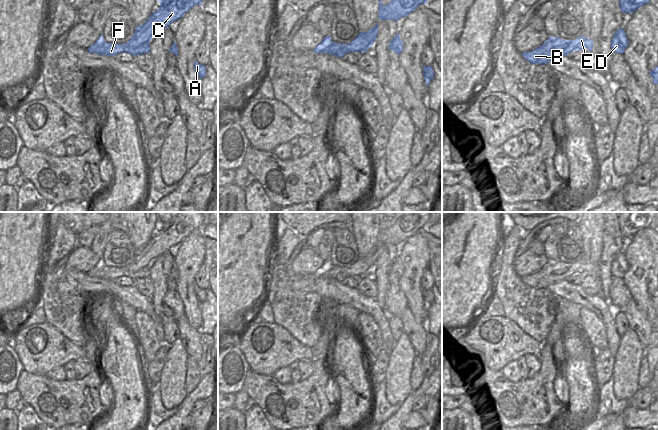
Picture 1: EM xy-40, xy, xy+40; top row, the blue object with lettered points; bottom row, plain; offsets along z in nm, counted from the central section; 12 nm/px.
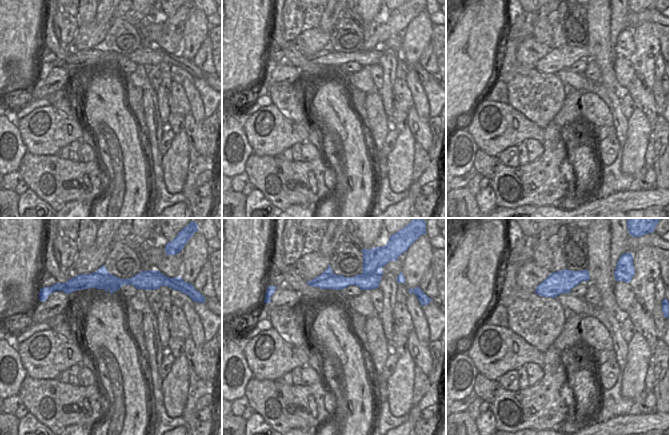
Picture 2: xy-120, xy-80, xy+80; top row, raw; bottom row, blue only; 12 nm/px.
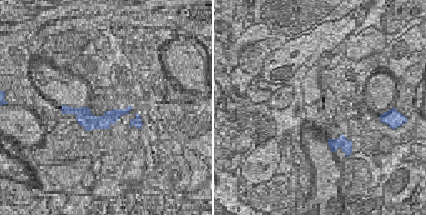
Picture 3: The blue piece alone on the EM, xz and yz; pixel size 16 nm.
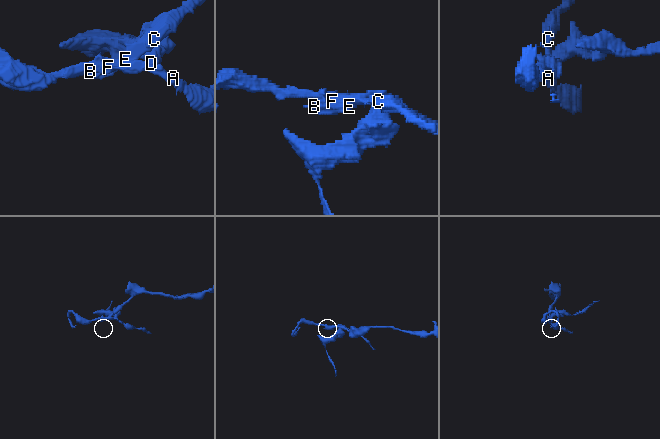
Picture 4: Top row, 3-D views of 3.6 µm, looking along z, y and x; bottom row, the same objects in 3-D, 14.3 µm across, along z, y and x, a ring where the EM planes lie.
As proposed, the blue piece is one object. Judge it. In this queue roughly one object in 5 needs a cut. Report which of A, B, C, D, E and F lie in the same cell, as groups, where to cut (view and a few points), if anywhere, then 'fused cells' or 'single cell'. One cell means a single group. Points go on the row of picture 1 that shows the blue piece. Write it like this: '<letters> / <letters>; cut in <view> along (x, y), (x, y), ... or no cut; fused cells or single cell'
A D F / B C E; cut in xy-40 along (124, 43), (130, 47), (148, 44); fused cells

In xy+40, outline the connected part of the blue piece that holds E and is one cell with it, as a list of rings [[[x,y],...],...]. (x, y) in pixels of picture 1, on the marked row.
[[[580,36],[574,40],[548,39],[537,49],[530,52],[524,52],[521,55],[532,64],[546,65],[548,62],[563,56],[567,56],[572,51],[580,51],[587,48],[593,50],[593,41]]]

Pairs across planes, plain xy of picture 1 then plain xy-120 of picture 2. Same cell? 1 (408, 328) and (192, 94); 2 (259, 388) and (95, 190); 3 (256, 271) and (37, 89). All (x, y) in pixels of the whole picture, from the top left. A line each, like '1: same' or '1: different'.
1: different
2: same
3: different

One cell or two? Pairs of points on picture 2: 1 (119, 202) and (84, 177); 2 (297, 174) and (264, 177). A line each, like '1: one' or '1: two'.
1: two
2: one

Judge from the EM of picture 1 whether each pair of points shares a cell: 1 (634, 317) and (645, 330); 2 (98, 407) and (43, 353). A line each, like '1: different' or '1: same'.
1: same
2: different

